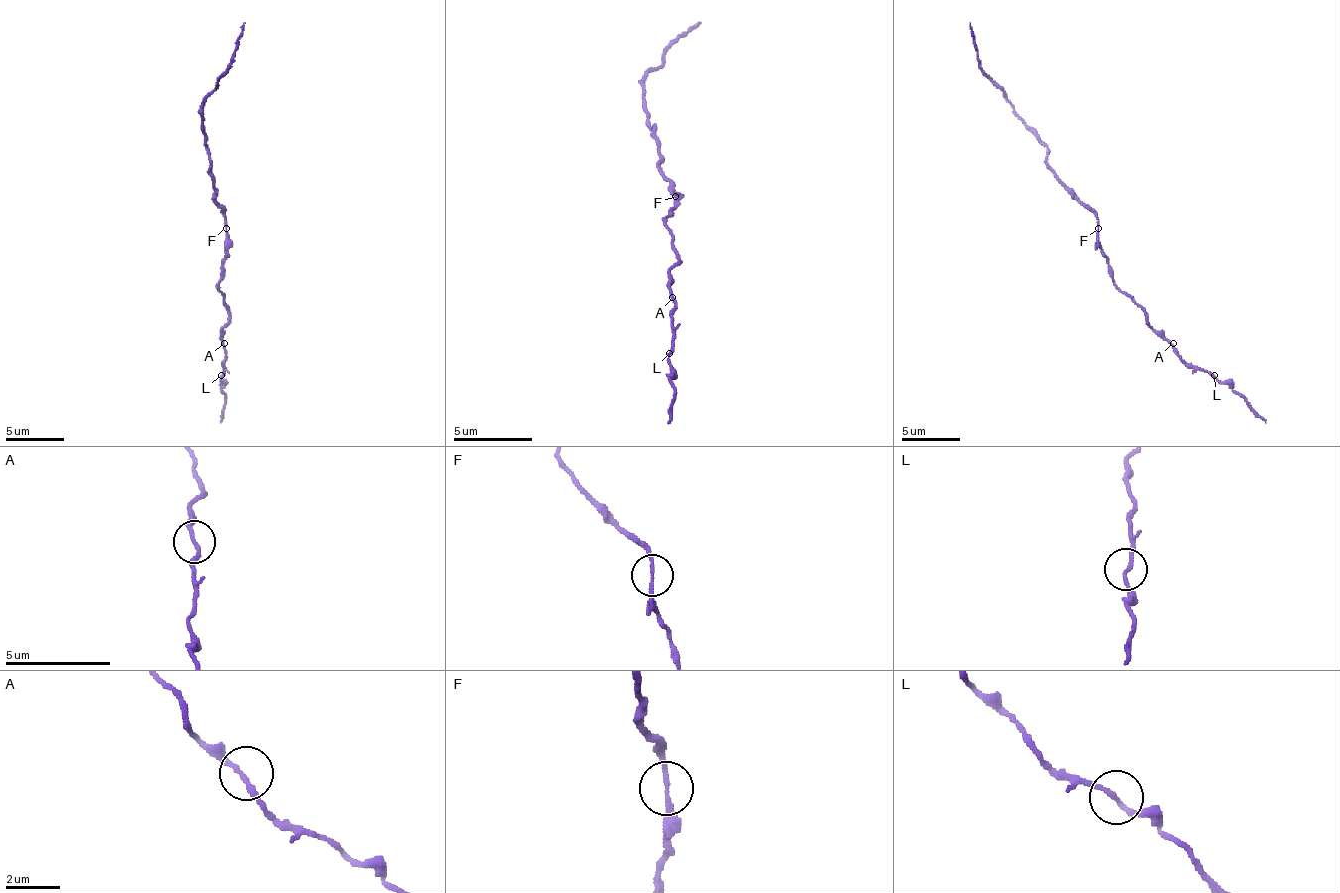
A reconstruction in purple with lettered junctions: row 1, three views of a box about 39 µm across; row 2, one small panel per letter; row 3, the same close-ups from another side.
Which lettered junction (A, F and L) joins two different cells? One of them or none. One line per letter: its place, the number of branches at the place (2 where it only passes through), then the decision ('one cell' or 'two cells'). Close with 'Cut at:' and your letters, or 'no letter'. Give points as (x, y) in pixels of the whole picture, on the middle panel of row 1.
A: at (672, 297); 2 branches meet; one cell
F: at (675, 196); 2 branches meet; two cells
L: at (669, 353); 2 branches meet; one cell
Cut at: F

